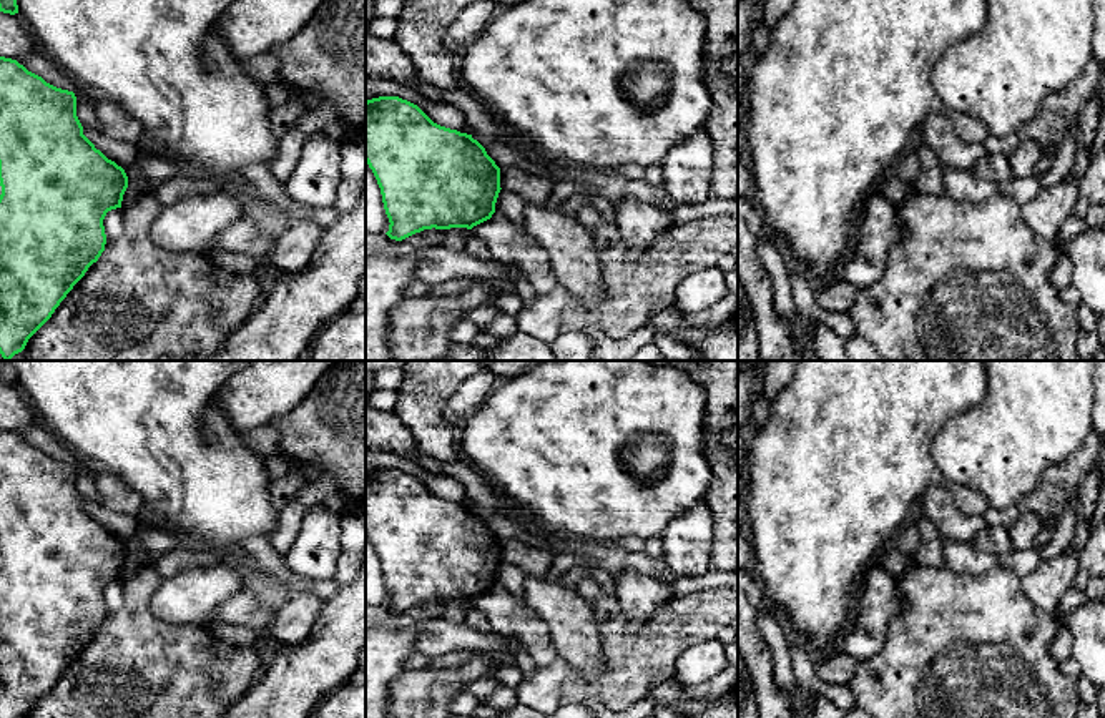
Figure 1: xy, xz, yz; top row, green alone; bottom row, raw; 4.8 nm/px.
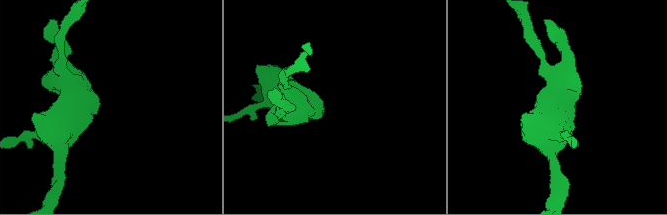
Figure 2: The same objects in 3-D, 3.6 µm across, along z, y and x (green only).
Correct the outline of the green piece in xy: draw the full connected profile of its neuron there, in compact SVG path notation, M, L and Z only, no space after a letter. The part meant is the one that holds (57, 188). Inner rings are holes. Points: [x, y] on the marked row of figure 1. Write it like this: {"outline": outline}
{"outline": "M0 57L0 186L0 354L5 361L12 361L15 354L25 349L28 339L52 317L60 302L105 251L106 234L103 219L108 211L121 208L123 194L128 188L128 176L121 166L108 160L83 135L83 126L76 116L76 96L73 91L47 83L17 60L5 57Z"}

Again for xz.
{"outline": "M399 96L366 101L366 163L381 188L390 239L402 241L424 229L467 228L495 213L500 168L472 138L434 123L417 105Z"}

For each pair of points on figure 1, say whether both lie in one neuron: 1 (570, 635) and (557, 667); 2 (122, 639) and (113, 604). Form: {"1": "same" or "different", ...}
{"1": "different", "2": "different"}

